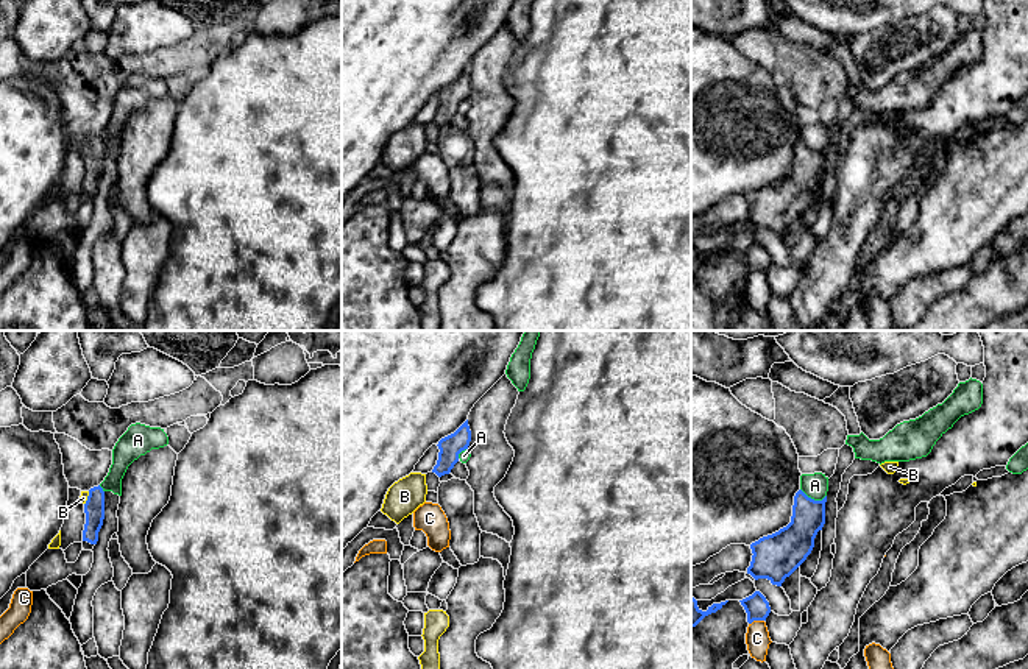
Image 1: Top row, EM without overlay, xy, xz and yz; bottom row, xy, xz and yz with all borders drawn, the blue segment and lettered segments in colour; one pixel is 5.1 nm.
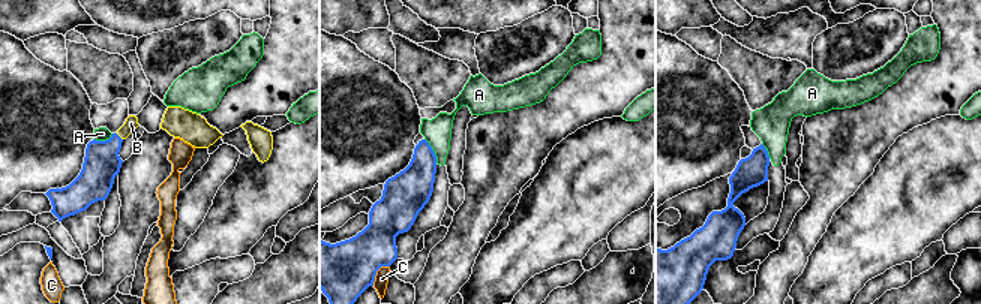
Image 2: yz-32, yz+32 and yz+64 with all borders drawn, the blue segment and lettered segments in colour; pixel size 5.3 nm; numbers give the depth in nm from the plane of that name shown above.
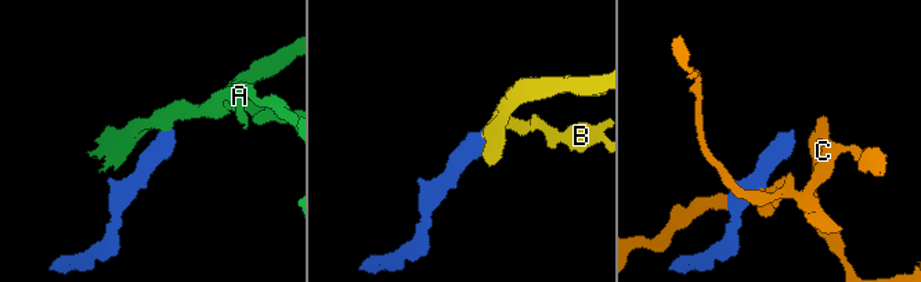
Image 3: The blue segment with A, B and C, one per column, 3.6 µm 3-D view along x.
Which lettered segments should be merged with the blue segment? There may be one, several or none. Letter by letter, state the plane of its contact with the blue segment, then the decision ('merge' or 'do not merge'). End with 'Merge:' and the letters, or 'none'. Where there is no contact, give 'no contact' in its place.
A: yz | do not merge
B: xy | merge
C: yz | do not merge
Merge: B

